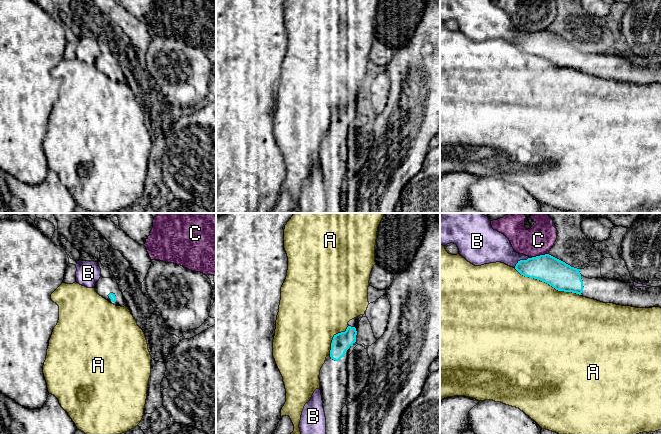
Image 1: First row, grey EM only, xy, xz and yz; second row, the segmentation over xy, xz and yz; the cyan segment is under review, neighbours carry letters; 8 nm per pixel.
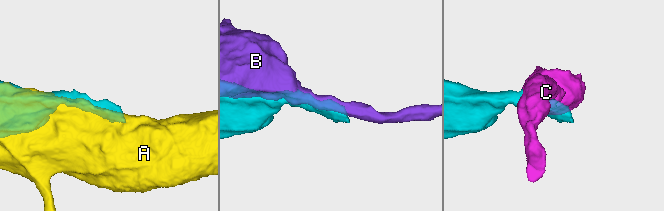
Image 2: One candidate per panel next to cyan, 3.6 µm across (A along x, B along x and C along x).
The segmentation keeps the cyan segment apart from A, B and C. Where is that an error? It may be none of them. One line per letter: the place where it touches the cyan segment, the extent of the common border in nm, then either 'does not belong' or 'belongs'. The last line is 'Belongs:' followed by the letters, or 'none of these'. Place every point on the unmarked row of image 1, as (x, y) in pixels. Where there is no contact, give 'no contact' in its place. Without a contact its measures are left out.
A: meets cyan in yz at (547, 59); contact 600 nm long; does not belong
B: meets cyan in yz at (522, 36); contact 170 nm long; does not belong
C: meets cyan in yz at (540, 31); contact 130 nm long; does not belong
Belongs: none of these

